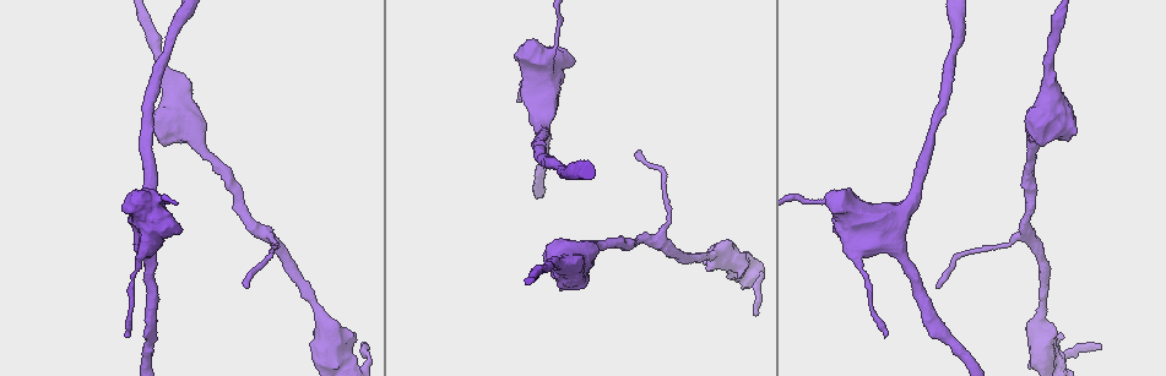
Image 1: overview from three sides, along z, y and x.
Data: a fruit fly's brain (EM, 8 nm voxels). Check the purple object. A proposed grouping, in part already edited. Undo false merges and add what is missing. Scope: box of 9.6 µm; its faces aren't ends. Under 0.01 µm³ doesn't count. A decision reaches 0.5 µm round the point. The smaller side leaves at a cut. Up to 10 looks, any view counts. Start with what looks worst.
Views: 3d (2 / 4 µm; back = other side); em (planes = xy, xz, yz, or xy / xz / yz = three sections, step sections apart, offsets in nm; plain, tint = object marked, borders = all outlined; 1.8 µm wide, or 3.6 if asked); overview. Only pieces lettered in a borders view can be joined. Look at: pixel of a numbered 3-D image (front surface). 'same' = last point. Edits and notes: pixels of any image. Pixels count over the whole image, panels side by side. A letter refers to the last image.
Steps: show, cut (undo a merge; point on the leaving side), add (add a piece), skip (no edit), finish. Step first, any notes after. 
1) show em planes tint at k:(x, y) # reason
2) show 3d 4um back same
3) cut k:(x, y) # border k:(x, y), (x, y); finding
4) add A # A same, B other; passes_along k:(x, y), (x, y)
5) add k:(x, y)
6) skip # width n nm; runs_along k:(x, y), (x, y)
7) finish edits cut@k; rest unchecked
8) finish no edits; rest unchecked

show em xz step 4 tint at 1:(156, 200) # sudden change in width

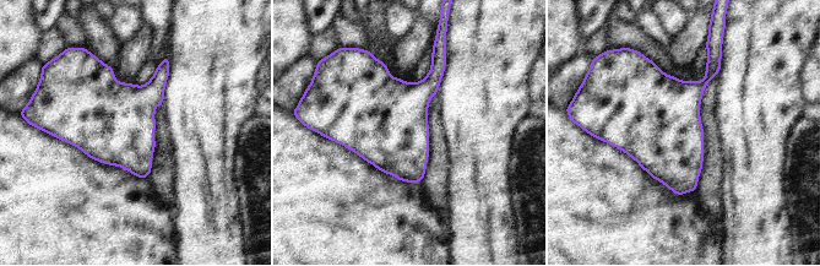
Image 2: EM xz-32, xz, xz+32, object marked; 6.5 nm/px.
show em planes tint same

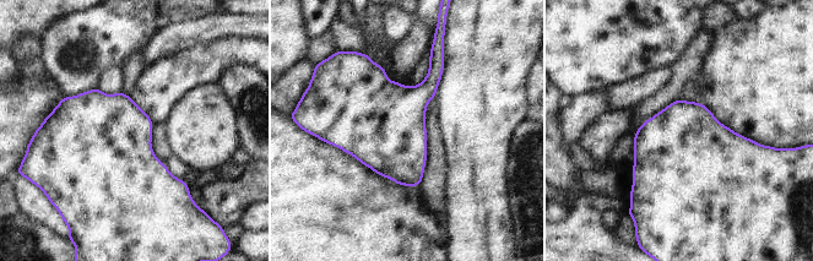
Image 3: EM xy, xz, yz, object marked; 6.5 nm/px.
show em planes borders same

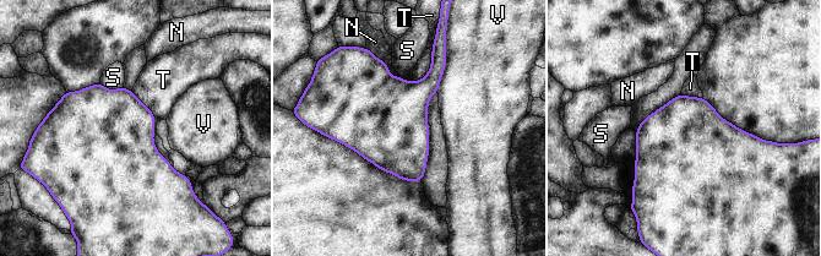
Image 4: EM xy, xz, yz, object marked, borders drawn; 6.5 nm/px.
skip # N other, S other, T other, V other; all the same neuron

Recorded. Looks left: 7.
show em planes borders at 1:(858, 268) # thick turns thin

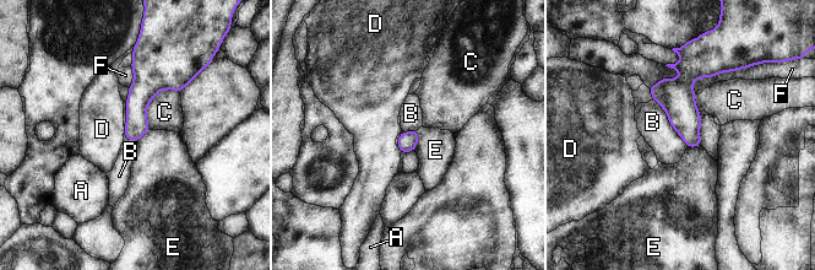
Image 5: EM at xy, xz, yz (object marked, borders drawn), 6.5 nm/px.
skip # A other, B other, C other, D other, E other, F other; border 5:(655, 100), (686, 146); continuous, no second neuron

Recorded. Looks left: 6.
show 3d 4um at 1:(935, 287) # tapers out

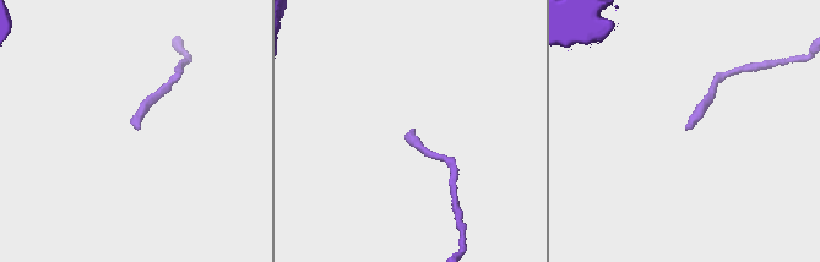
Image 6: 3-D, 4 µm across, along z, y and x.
show em yz step 4 borders at 6:(139, 129)

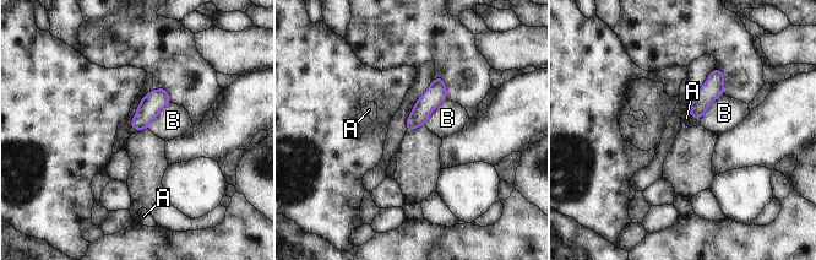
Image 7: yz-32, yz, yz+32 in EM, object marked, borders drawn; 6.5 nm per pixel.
show em planes borders same

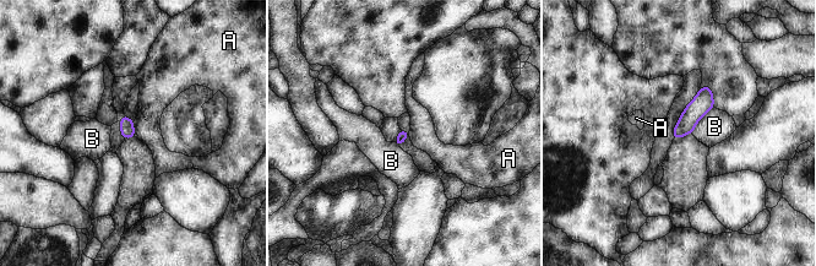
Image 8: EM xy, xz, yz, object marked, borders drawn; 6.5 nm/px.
skip # A other, B other; no lettered piece goes on from it

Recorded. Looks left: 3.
show 3d 4um at 1:(520, 98)

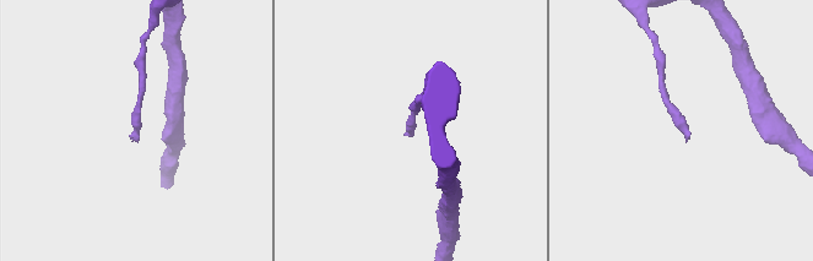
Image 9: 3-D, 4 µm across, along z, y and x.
show em planes borders at 9:(406, 131) # shape alone is not enough

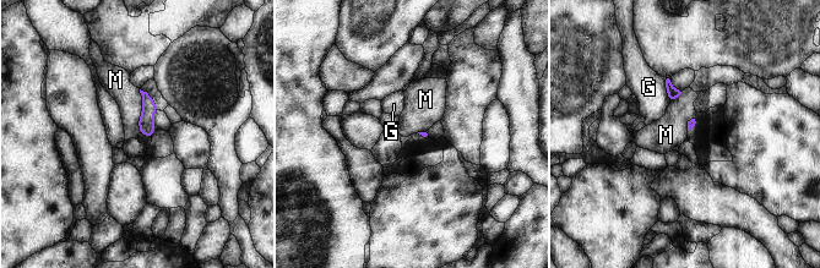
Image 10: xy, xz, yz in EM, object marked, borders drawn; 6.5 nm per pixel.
skip # longest_contact M 280 nm; G other, M other; border 10:(139, 89), (141, 96), (140, 132); no lettered piece goes on from it

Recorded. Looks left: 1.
finish no edits; rest unchecked

